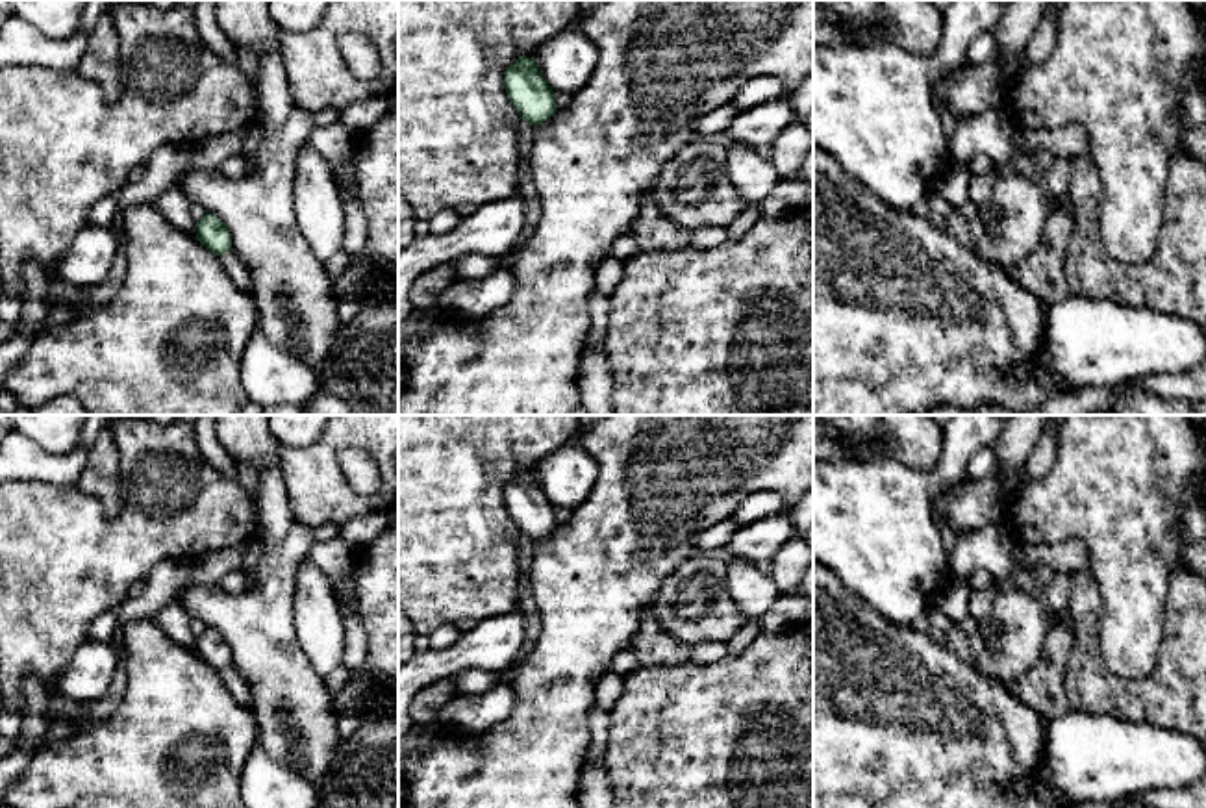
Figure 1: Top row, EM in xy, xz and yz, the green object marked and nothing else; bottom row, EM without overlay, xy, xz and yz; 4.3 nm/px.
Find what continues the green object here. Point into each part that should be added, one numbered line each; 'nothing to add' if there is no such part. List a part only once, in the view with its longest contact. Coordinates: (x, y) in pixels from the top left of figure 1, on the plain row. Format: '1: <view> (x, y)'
nothing to add

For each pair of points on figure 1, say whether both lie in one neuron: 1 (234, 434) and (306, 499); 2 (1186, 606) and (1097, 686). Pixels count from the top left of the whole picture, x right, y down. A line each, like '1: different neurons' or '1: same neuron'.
1: different neurons
2: same neuron

